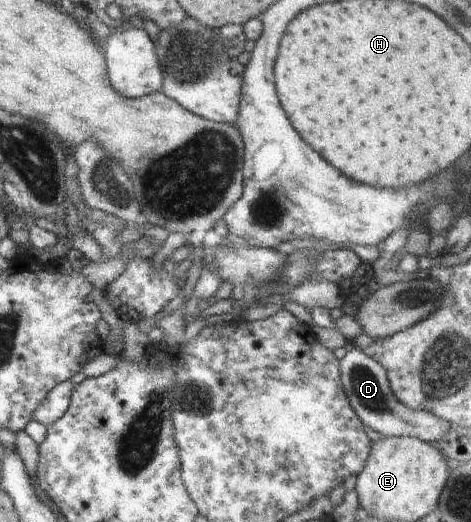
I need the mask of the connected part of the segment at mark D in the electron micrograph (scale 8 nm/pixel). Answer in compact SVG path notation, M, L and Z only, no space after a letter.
M352 346L340 362L340 379L348 401L358 414L365 427L380 432L384 437L417 437L423 442L436 445L452 428L448 420L423 409L412 409L405 406L390 387L388 374L382 364L373 357L368 357L362 350Z

